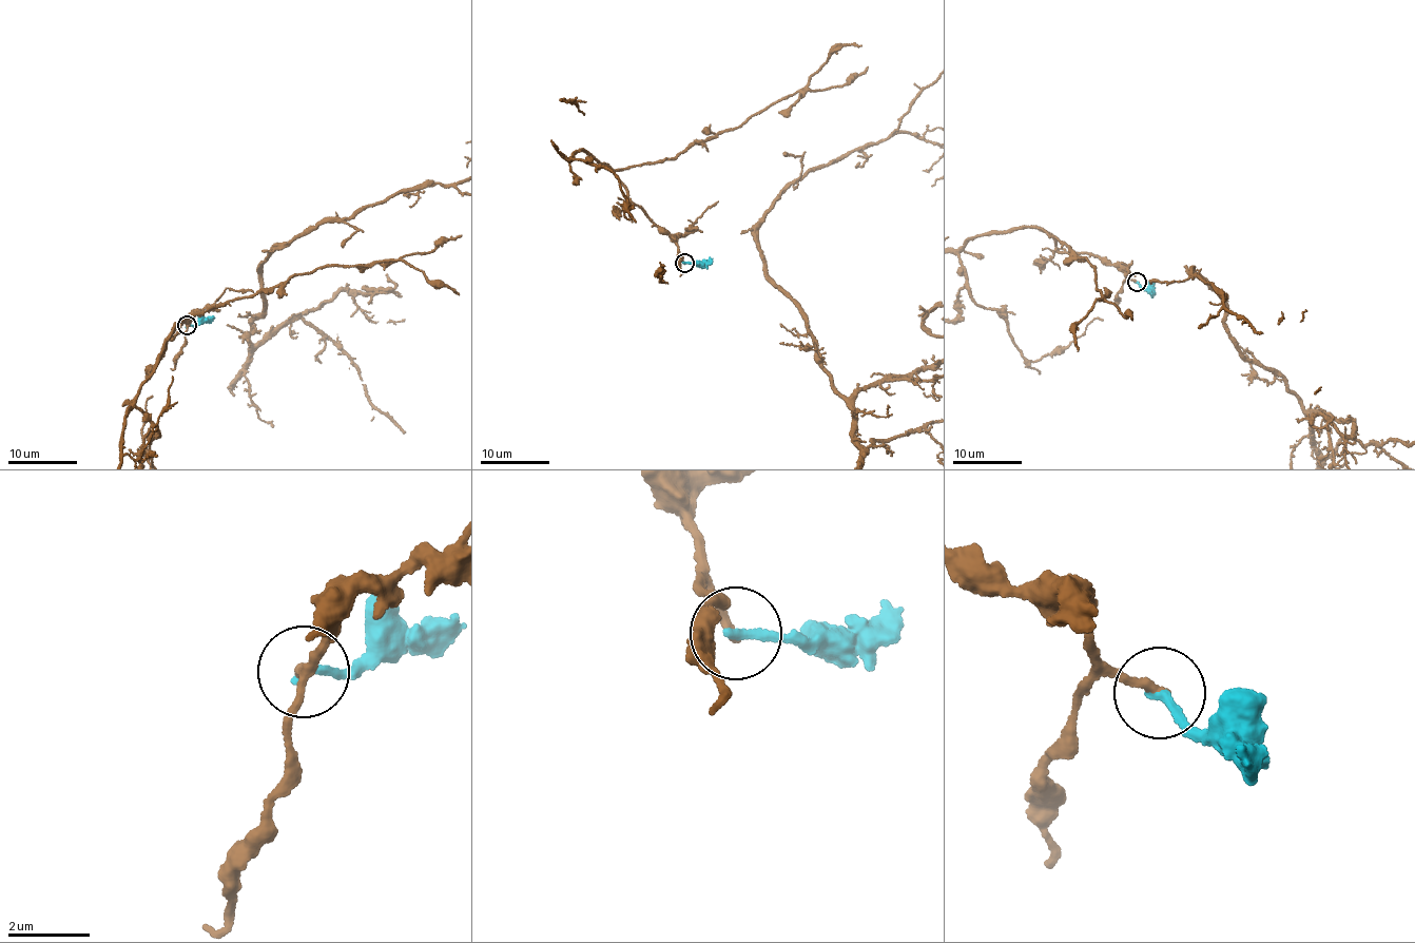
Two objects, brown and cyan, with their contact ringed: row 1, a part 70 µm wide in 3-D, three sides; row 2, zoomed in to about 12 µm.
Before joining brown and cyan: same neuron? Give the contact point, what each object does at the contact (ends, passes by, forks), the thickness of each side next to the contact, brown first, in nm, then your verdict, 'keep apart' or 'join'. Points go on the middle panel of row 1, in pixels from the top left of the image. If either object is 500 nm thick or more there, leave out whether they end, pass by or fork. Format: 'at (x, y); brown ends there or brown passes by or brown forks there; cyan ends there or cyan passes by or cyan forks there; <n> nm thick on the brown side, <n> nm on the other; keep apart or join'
at (684, 263); brown ends there; cyan ends there; 220 nm thick on the brown side, 240 nm on the other; keep apart

